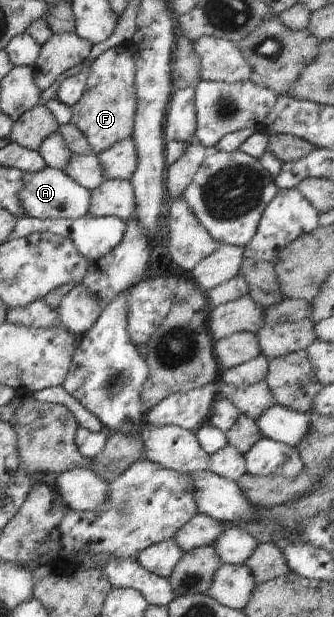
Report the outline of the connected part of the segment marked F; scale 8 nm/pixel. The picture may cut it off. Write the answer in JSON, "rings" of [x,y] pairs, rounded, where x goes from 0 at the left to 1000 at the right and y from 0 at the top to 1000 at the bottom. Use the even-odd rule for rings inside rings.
{"rings":[[[377,73],[329,78],[275,99],[240,164],[213,173],[210,201],[257,220],[281,250],[293,251],[344,232],[398,219],[410,175],[404,152],[404,96]]]}

